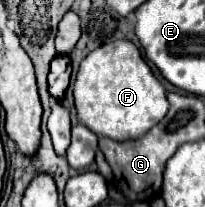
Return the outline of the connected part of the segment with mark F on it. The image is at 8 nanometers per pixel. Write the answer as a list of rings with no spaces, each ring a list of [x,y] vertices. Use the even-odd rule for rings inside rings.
[[[129,40],[103,44],[103,48],[89,52],[77,72],[73,96],[79,120],[97,136],[113,140],[141,138],[159,124],[169,110],[165,88],[151,74],[139,48]]]

